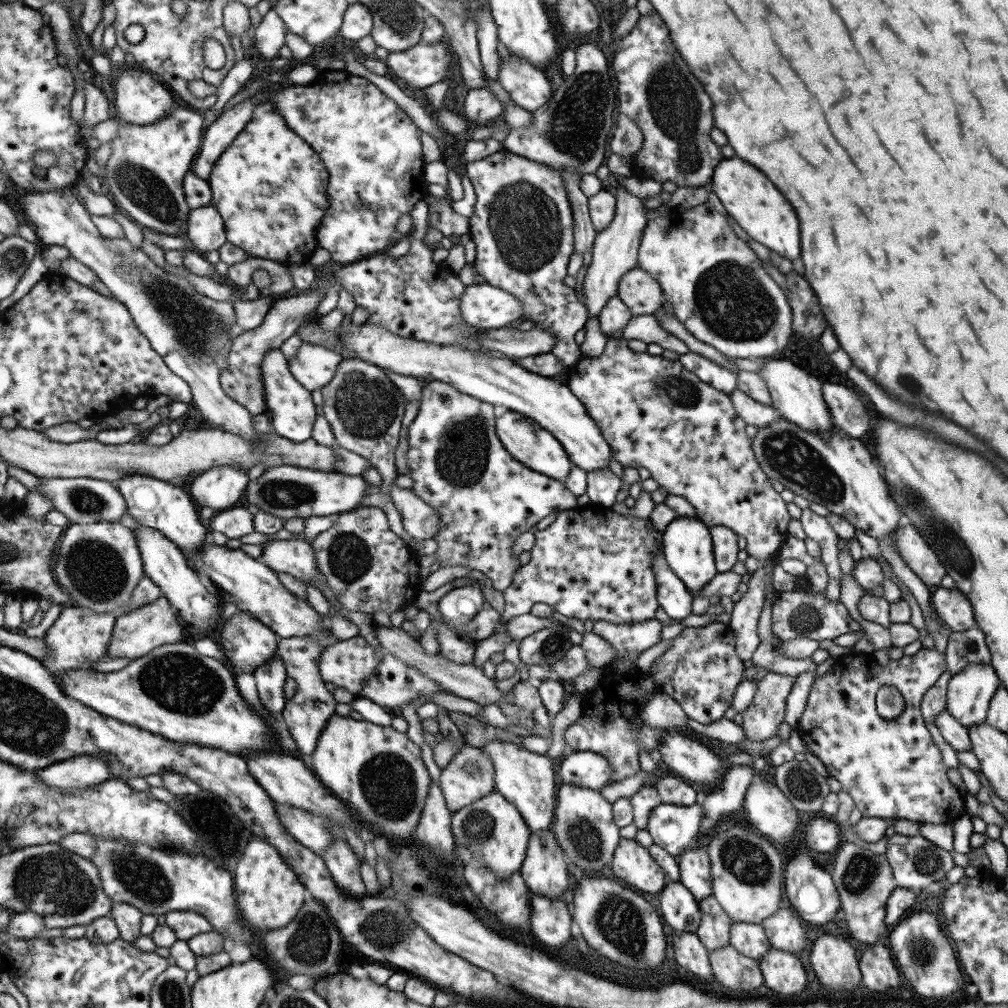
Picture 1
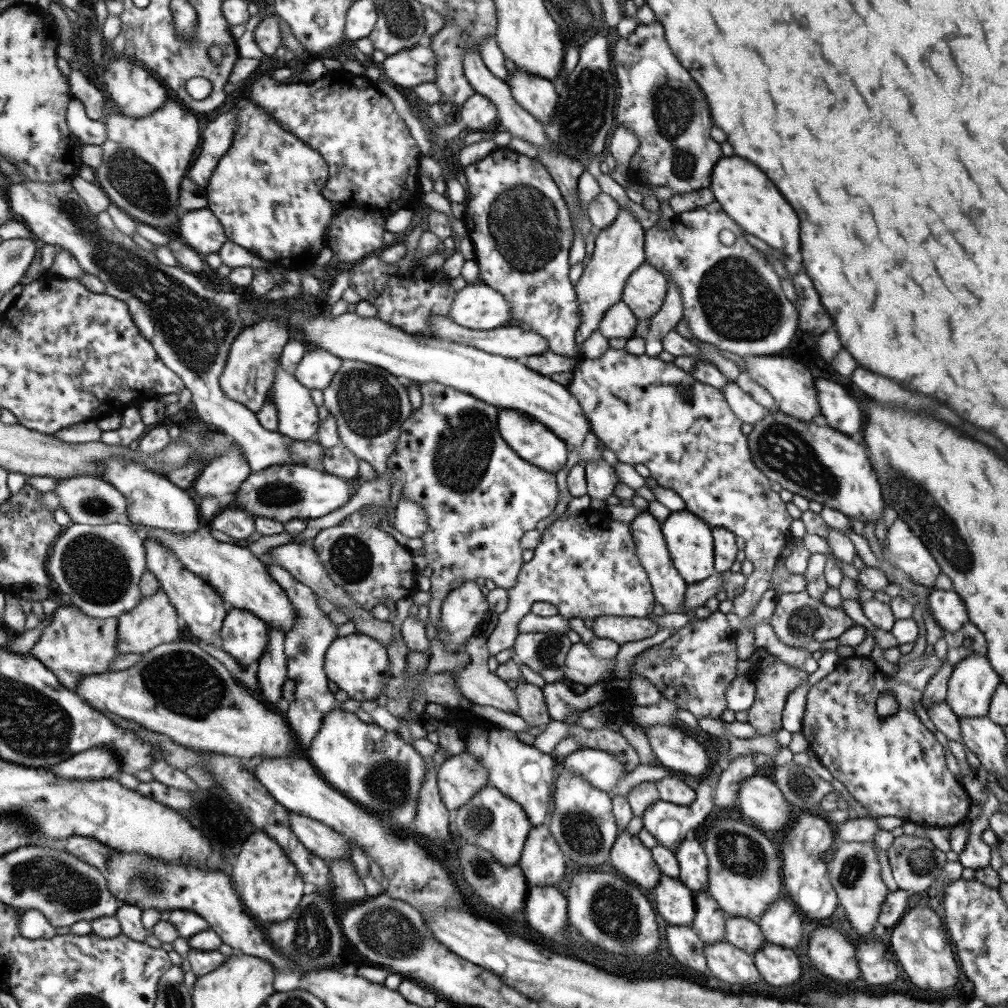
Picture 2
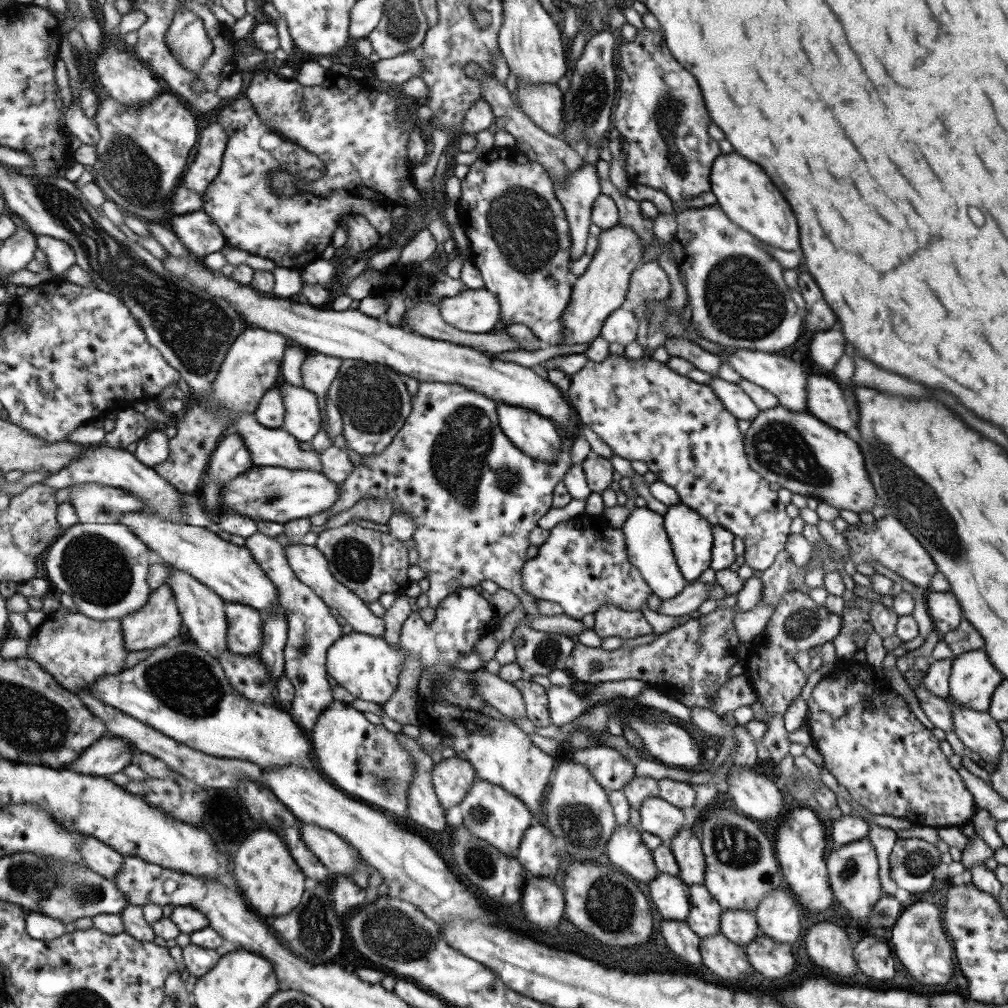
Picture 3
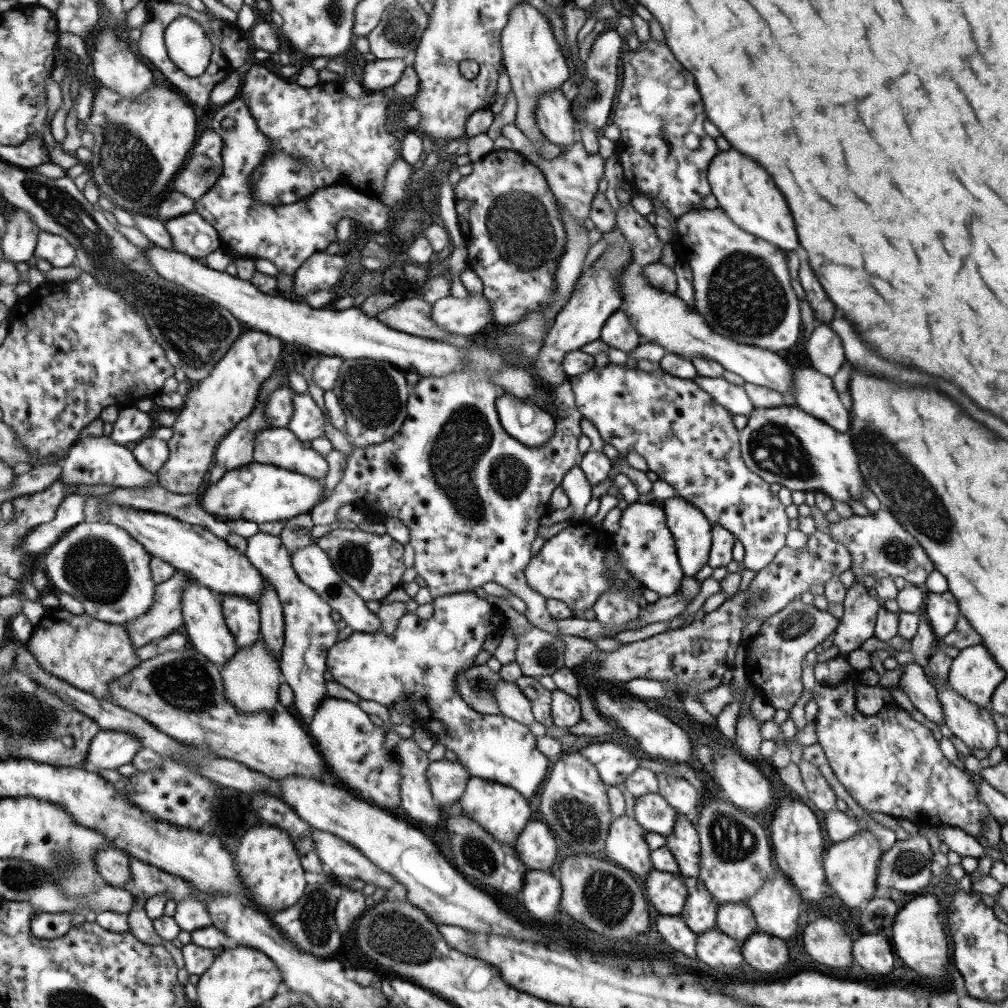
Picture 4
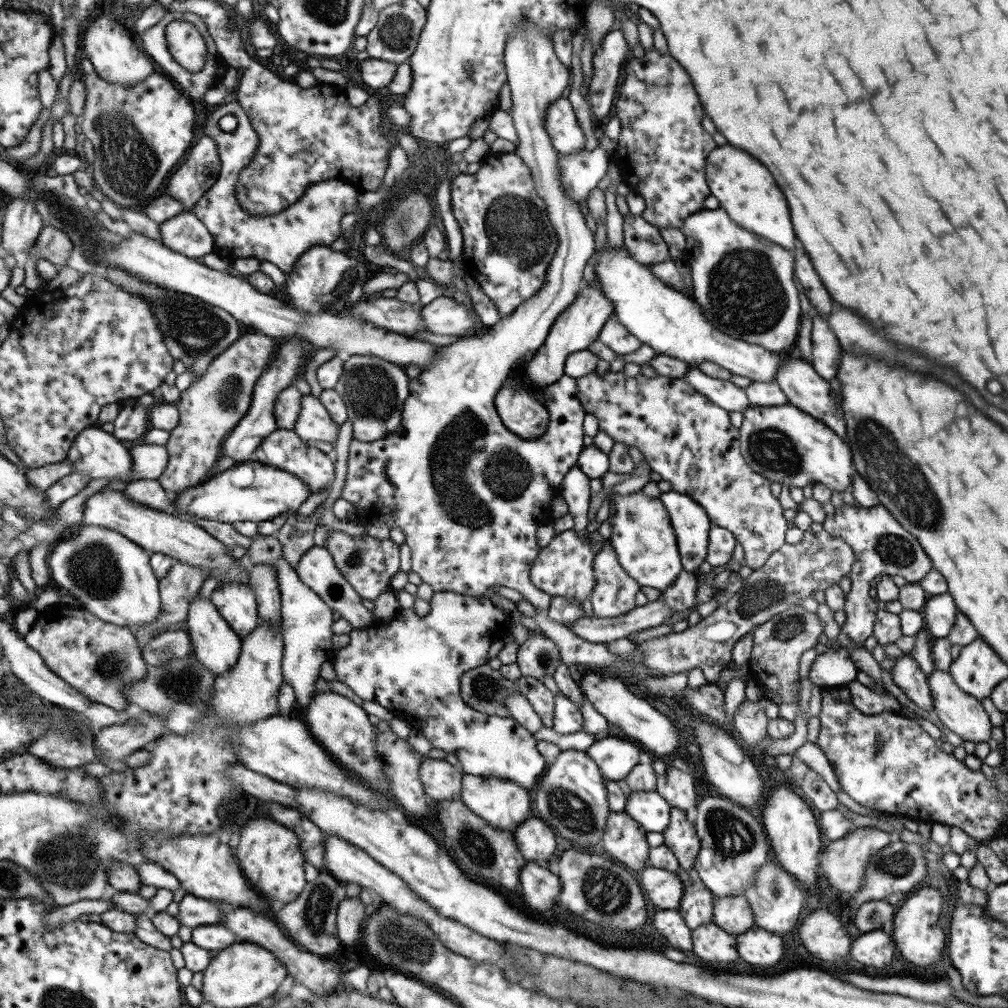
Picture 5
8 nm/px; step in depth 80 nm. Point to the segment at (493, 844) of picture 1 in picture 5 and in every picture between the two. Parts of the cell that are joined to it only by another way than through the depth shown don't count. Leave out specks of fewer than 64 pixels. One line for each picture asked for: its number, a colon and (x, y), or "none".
2: (495, 823)
3: (488, 812)
4: (500, 810)
5: (502, 803)

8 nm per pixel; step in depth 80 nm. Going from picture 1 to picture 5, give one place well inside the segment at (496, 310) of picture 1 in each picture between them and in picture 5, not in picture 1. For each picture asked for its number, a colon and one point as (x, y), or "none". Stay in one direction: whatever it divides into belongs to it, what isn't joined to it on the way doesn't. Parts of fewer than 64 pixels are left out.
2: (477, 307)
3: (471, 310)
4: (463, 316)
5: (442, 316)

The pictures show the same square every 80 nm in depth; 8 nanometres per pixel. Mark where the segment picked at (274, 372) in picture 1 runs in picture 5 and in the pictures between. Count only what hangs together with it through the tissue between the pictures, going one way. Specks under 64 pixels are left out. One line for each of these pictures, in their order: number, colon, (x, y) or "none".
2: (297, 417)
3: (301, 419)
4: (306, 422)
5: (313, 423)

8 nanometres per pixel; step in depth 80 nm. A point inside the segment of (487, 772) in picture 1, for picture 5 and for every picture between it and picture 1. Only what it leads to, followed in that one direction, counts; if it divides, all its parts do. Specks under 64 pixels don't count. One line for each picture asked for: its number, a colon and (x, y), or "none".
2: (458, 778)
3: (451, 778)
4: (446, 780)
5: (440, 780)

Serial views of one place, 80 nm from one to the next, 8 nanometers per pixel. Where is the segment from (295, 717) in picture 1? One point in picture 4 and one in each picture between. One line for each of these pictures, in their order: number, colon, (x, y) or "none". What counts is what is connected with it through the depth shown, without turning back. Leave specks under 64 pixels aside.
2: (305, 643)
3: (311, 630)
4: (308, 634)

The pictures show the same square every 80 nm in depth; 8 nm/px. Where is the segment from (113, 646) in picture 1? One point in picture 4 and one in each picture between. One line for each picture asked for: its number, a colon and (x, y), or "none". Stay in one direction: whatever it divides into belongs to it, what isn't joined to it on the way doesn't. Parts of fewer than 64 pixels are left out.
2: (153, 622)
3: (158, 621)
4: (164, 617)

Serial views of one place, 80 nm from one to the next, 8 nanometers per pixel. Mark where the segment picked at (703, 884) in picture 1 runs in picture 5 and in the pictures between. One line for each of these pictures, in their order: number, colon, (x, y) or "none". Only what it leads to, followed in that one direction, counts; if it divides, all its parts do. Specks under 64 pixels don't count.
2: (692, 866)
3: (685, 847)
4: (682, 841)
5: (679, 836)

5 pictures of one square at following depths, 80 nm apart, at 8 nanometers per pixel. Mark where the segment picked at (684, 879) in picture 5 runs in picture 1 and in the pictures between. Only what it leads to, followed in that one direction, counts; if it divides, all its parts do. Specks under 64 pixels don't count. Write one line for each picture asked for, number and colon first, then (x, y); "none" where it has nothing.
1: (713, 928)
2: (708, 922)
3: (702, 918)
4: (699, 912)

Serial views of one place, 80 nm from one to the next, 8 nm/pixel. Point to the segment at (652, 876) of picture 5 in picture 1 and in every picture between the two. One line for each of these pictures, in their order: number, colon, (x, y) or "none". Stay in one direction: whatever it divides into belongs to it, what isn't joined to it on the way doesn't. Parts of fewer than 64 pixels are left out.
1: (679, 908)
2: (673, 900)
3: (669, 894)
4: (666, 891)

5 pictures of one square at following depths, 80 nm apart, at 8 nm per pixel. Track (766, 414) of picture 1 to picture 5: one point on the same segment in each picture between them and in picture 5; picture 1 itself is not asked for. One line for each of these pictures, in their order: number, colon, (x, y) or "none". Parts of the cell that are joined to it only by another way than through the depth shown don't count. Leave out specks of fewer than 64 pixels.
2: (742, 405)
3: (734, 400)
4: (732, 398)
5: (723, 393)

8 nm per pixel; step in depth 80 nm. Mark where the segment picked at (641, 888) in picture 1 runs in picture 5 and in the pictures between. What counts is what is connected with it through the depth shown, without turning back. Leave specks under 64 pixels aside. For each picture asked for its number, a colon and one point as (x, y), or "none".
2: (631, 860)
3: (625, 850)
4: (624, 845)
5: (623, 840)

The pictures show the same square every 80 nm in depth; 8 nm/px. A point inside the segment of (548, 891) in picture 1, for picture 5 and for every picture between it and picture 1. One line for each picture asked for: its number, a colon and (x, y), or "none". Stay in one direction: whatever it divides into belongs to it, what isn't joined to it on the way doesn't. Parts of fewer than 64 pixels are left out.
2: (541, 862)
3: (537, 854)
4: (535, 845)
5: (535, 840)

